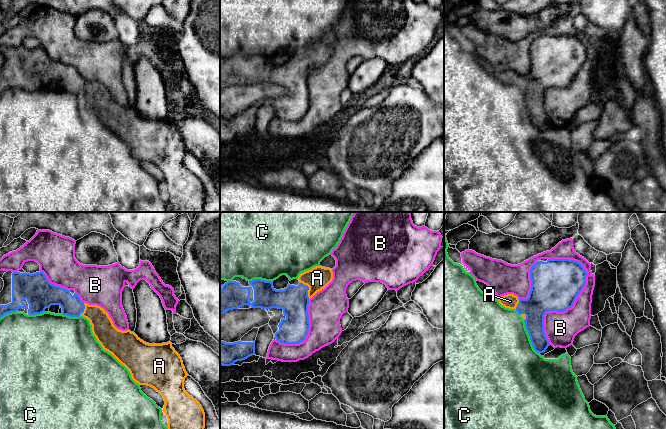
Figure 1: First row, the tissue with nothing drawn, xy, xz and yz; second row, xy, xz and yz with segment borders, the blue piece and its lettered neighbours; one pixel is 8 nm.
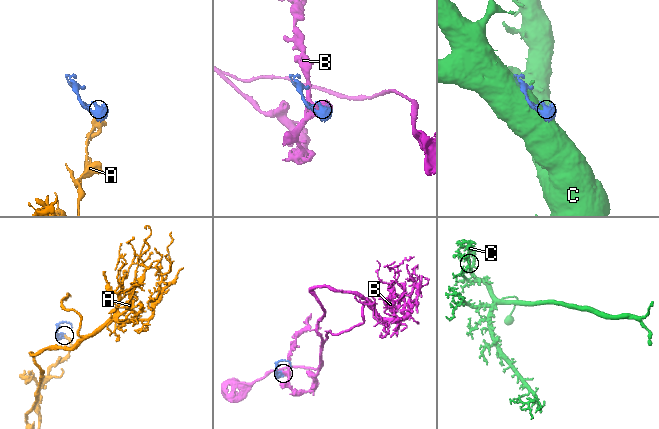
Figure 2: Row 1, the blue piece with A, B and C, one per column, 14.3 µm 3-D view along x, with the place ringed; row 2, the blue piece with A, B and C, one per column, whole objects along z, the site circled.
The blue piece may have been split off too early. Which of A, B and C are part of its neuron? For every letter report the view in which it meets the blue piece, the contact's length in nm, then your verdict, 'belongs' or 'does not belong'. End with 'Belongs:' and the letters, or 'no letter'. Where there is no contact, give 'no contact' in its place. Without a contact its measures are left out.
A: contact in xz; length 150 nm; belongs
B: contact in yz; length 700 nm; does not belong
C: contact in yz; length 300 nm; does not belong
Belongs: A

